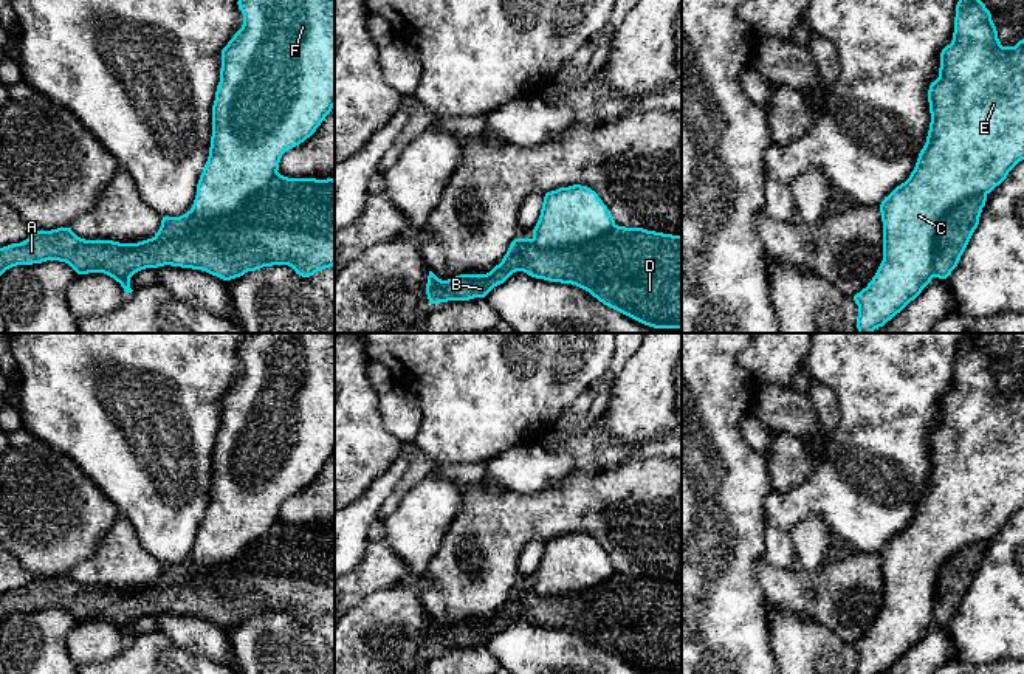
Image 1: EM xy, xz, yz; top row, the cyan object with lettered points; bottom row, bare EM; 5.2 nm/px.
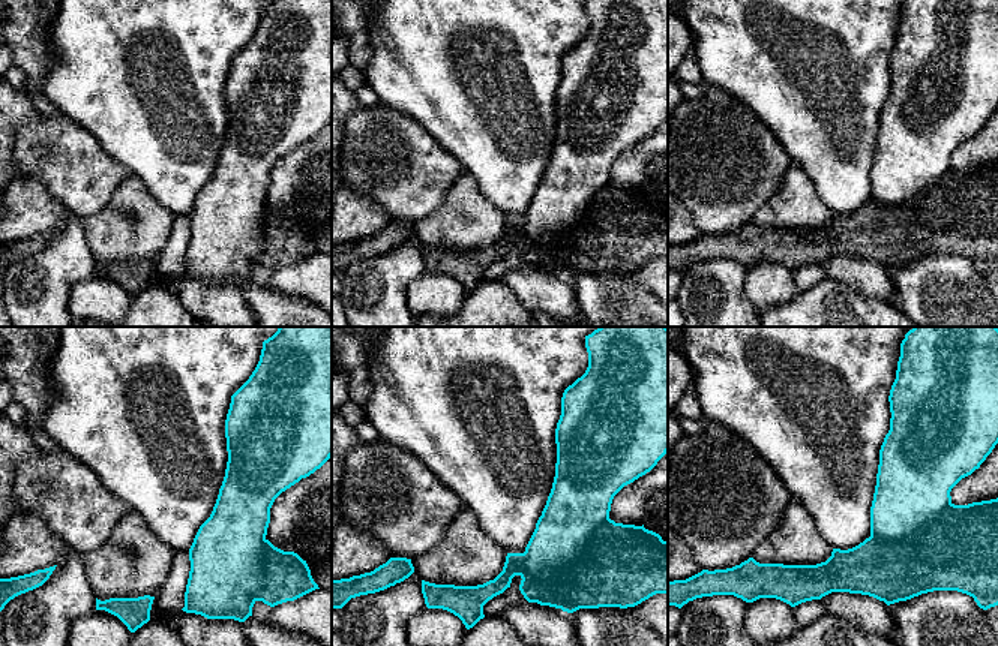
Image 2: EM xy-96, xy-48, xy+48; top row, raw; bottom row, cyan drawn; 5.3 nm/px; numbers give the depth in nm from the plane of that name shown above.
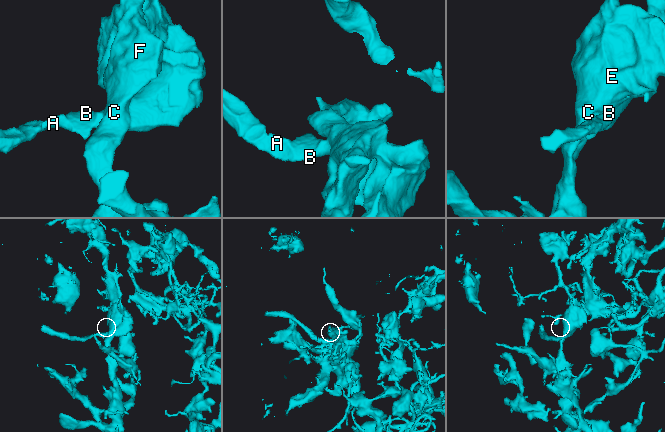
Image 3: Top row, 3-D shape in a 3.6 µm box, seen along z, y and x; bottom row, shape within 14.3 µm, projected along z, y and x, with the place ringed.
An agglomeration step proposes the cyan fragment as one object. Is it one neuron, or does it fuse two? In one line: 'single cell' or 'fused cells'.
fused cells

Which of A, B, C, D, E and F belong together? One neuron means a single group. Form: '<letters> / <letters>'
A B D / C E F

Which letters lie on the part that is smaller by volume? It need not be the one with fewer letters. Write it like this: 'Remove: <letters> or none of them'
Remove: A, B, D

